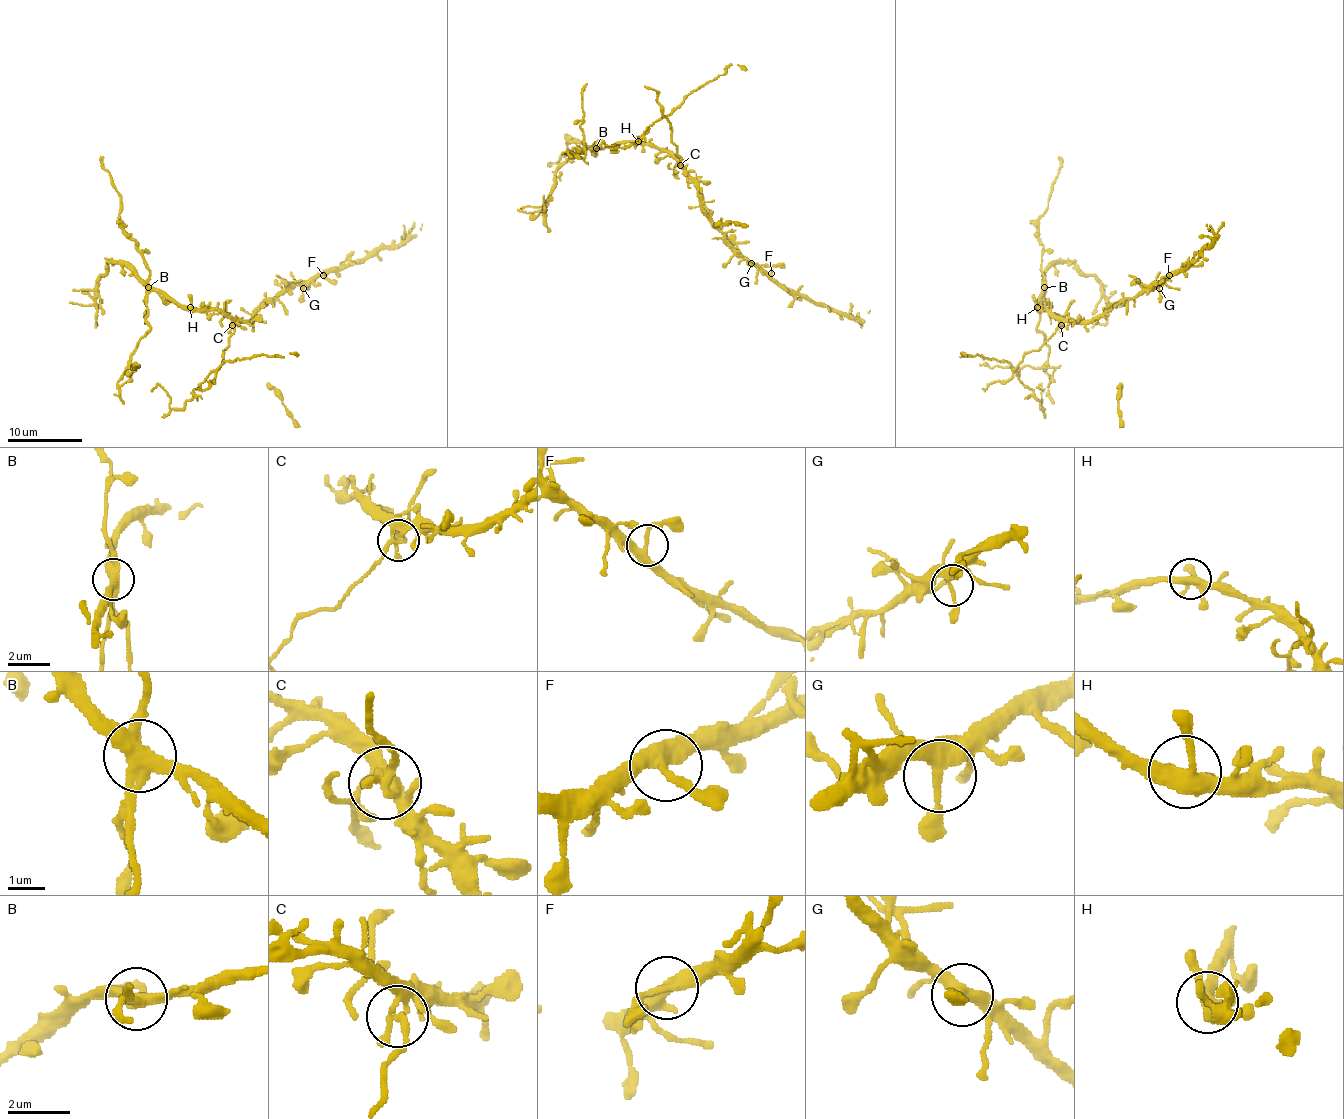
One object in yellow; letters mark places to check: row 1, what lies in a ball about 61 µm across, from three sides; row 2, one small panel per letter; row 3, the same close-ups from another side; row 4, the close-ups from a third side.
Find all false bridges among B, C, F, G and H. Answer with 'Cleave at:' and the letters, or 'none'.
Cleave at: B, C

